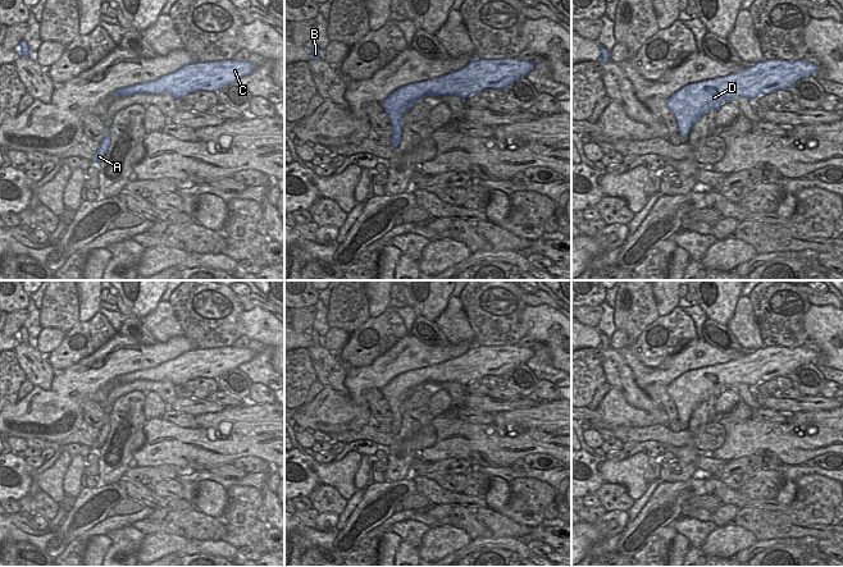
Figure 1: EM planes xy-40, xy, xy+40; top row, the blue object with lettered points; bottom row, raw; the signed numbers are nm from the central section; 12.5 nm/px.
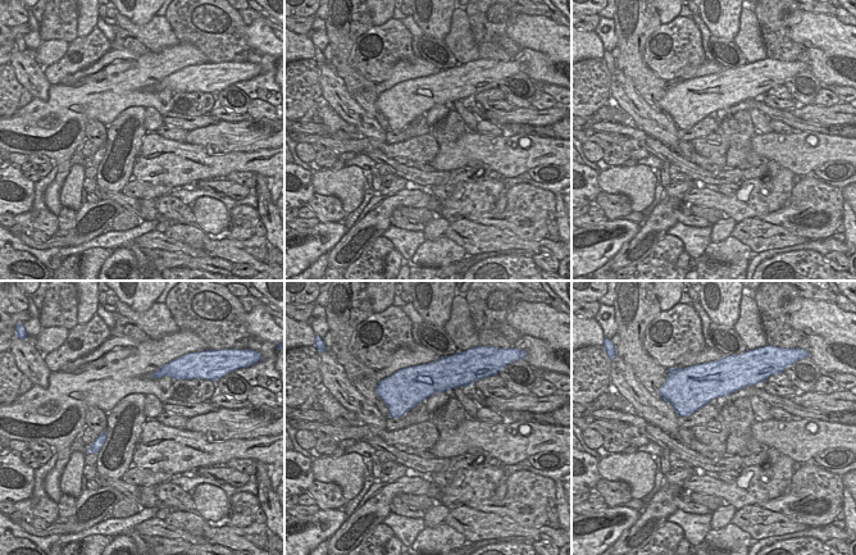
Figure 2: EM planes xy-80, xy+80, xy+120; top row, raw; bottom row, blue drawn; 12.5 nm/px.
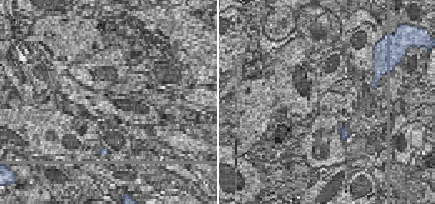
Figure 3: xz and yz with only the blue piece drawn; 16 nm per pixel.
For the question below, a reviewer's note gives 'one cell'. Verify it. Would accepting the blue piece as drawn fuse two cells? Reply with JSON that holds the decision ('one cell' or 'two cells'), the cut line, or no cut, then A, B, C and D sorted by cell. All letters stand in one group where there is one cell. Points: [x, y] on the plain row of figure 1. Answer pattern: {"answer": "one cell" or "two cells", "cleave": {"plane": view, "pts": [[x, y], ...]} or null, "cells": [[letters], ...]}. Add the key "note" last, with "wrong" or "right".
{"answer": "one cell", "cleave": null, "cells": [["A", "B", "C", "D"]], "note": "right"}

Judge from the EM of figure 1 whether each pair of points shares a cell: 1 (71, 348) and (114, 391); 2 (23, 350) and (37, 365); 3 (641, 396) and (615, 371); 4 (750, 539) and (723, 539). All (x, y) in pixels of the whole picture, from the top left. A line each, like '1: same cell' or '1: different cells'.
1: different cells
2: same cell
3: same cell
4: same cell

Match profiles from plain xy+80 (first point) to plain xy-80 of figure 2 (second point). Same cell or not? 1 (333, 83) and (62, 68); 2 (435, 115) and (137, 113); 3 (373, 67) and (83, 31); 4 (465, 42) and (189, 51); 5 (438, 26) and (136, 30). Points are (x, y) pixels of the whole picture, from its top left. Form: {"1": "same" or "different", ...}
{"1": "different", "2": "different", "3": "different", "4": "different", "5": "different"}

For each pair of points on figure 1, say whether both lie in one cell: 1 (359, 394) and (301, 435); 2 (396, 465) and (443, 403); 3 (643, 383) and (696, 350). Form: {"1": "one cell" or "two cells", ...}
{"1": "two cells", "2": "two cells", "3": "one cell"}

